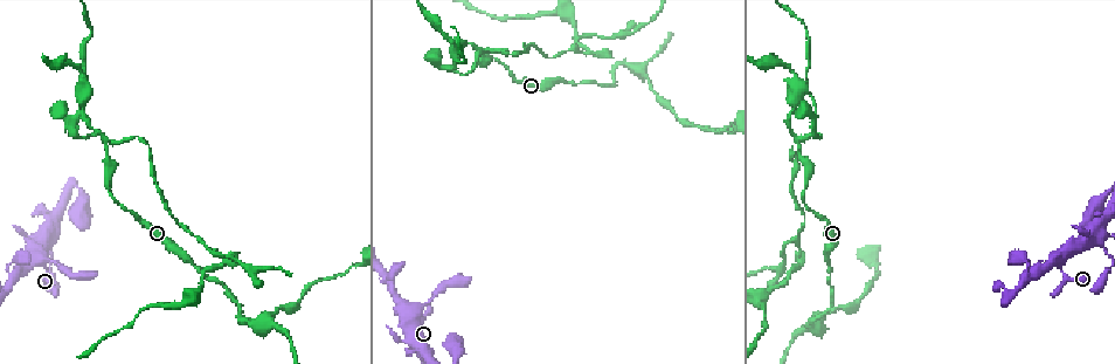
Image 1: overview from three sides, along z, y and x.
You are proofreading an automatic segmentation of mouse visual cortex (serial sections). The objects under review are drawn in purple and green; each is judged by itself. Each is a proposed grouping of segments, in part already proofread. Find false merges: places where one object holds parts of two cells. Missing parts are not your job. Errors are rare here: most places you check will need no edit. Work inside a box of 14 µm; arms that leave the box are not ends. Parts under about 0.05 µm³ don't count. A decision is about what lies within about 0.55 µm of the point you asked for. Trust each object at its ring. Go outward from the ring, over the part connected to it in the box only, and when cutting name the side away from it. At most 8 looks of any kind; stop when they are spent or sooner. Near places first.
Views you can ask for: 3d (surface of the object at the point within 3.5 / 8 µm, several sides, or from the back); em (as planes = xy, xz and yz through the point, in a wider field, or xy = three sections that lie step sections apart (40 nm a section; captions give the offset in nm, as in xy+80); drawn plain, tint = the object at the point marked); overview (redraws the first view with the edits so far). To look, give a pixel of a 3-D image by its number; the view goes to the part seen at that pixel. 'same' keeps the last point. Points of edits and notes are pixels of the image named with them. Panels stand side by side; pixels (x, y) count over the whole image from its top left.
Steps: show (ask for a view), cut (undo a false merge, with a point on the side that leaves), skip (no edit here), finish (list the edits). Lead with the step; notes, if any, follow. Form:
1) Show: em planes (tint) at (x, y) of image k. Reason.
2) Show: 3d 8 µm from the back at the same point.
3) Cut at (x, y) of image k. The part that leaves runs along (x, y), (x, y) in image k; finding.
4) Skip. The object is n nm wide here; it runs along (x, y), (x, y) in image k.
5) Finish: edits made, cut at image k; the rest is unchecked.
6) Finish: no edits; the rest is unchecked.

Show: em xy step 5 (tint) at (796, 141) of image 1. Abrupt turn.

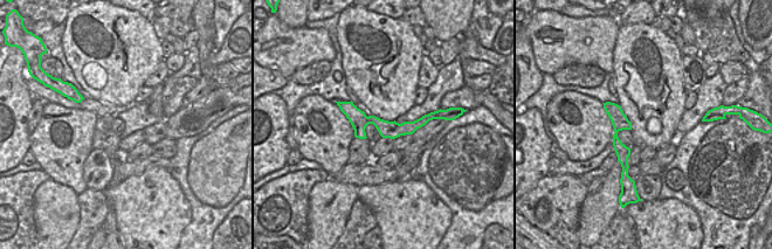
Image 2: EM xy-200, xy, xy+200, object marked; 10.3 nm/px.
Show: 3d 3.5 µm at the same point.

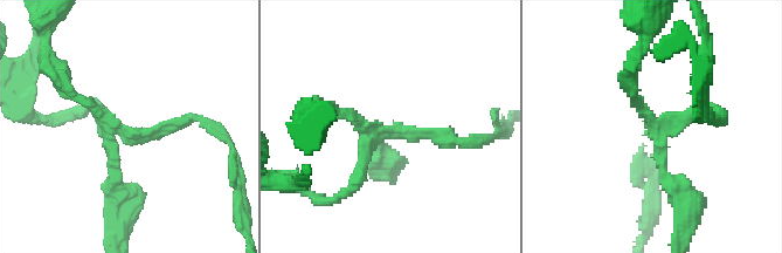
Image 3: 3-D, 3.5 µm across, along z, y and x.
Cut at (423, 134) of image 3. 4 arms meet here; the arms are 150, 150, 200, 250 nm wide; a border runs along (366, 117), (370, 123) in image 2; a second cell is stuck on.

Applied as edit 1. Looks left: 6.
Show: 3d 3.5 µm at (261, 321) of image 1. Three-way junction.

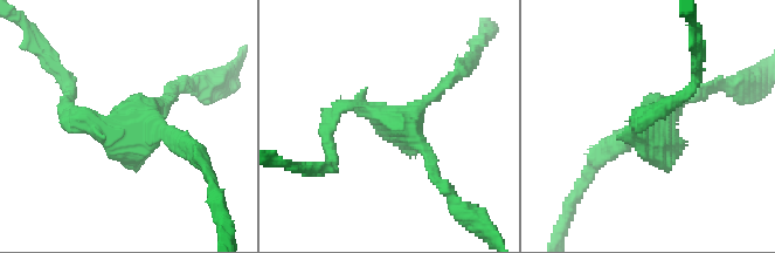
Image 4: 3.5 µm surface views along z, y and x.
Show: em planes (tint) at (395, 122) of image 4.

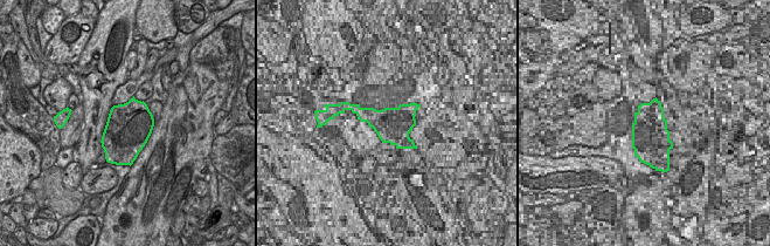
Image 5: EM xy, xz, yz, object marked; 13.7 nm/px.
Skip. It runs along (331, 115), (357, 103), (396, 121), (435, 175) in image 4; all the same cell.

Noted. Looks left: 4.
Finish: edits made, cut at image 3; the rest is unchecked.

